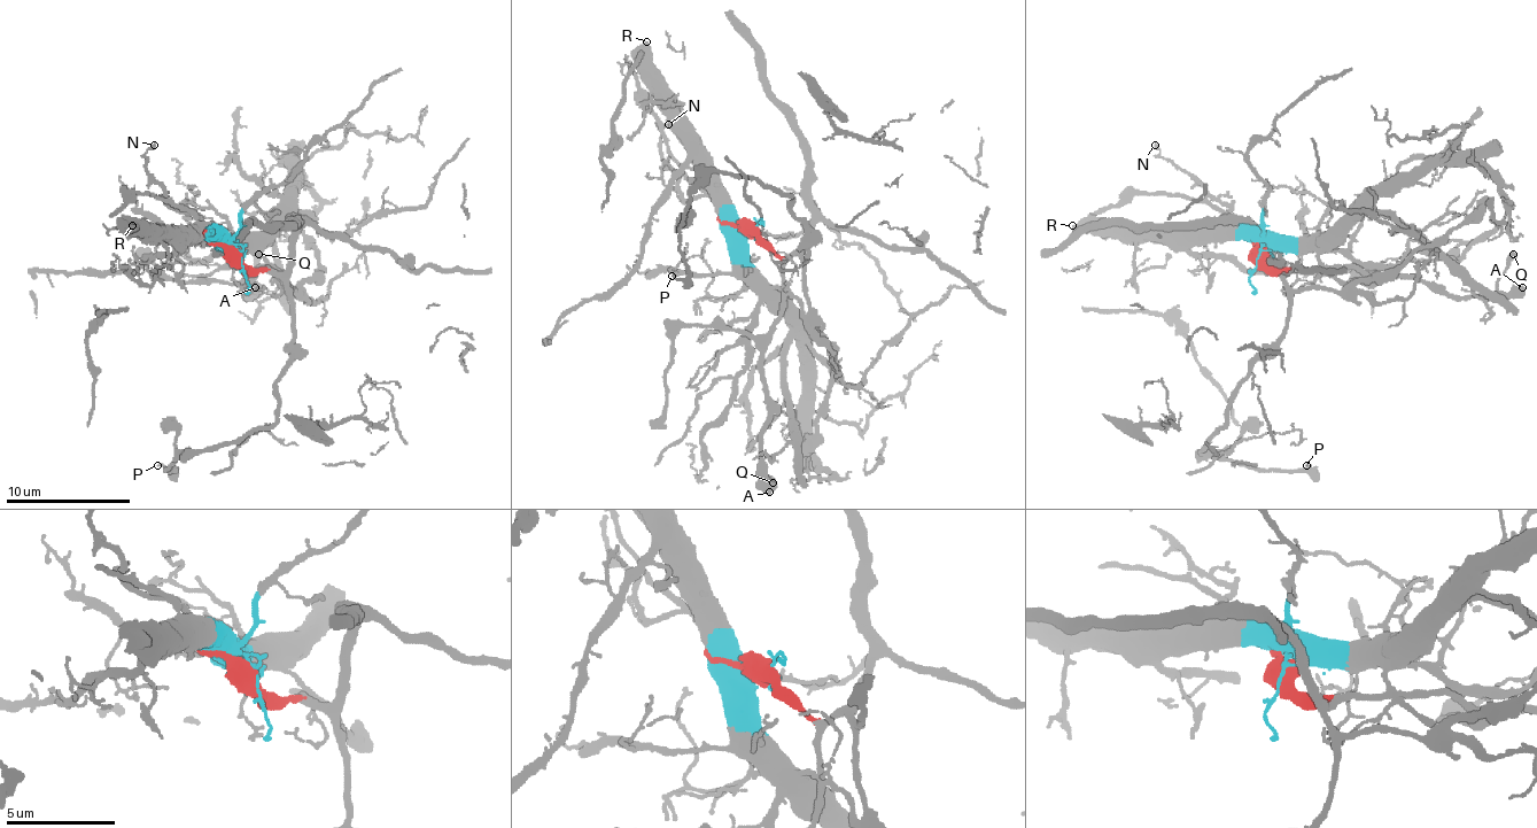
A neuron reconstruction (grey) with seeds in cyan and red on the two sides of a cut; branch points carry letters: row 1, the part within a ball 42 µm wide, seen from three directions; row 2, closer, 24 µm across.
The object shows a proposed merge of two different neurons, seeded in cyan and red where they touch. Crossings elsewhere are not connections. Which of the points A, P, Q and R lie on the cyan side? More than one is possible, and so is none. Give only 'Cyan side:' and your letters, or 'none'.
Cyan side: R

